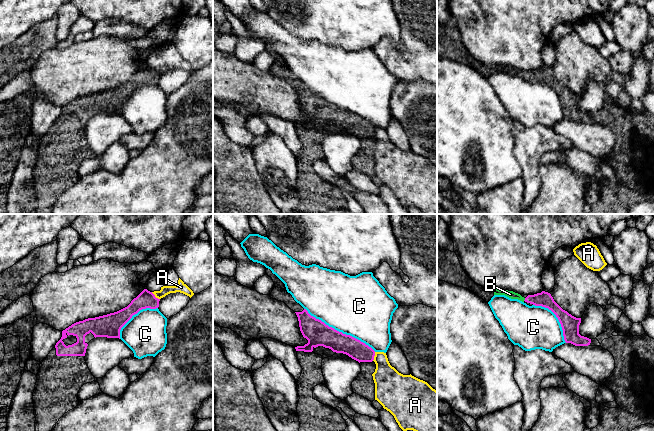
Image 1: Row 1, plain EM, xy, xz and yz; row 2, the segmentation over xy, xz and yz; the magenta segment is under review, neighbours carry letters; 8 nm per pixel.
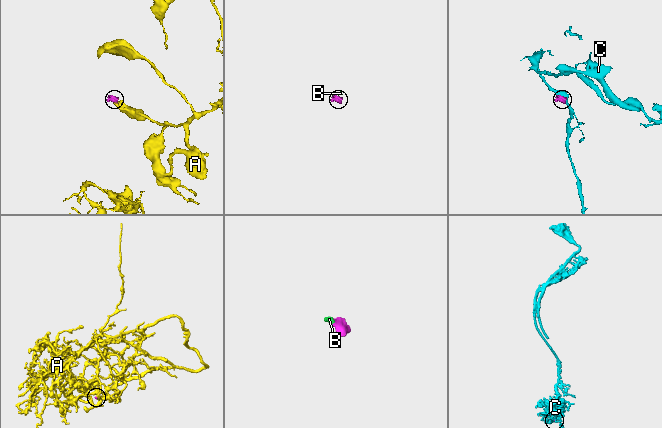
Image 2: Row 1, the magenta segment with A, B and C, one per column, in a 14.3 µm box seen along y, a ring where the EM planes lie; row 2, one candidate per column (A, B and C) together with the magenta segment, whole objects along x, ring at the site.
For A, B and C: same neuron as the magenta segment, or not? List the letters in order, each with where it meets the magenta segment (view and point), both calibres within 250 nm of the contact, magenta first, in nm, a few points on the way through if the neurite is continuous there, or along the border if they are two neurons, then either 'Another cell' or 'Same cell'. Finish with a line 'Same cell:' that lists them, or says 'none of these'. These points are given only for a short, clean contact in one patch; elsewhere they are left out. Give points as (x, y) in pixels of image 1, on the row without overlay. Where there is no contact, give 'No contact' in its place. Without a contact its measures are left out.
A: Touches magenta at xy (154, 72). Thickness 140 nm (magenta) against 80 nm. Another cell
B: Touches magenta at yz (525, 75). Thickness 120 nm (magenta) against 60 nm. Path across: yz (544, 75), (525, 75), (510, 70). Same cell
C: Touches magenta at xz (340, 108). Thickness 200 nm (magenta) against 480 nm. Another cell
Same cell: B

